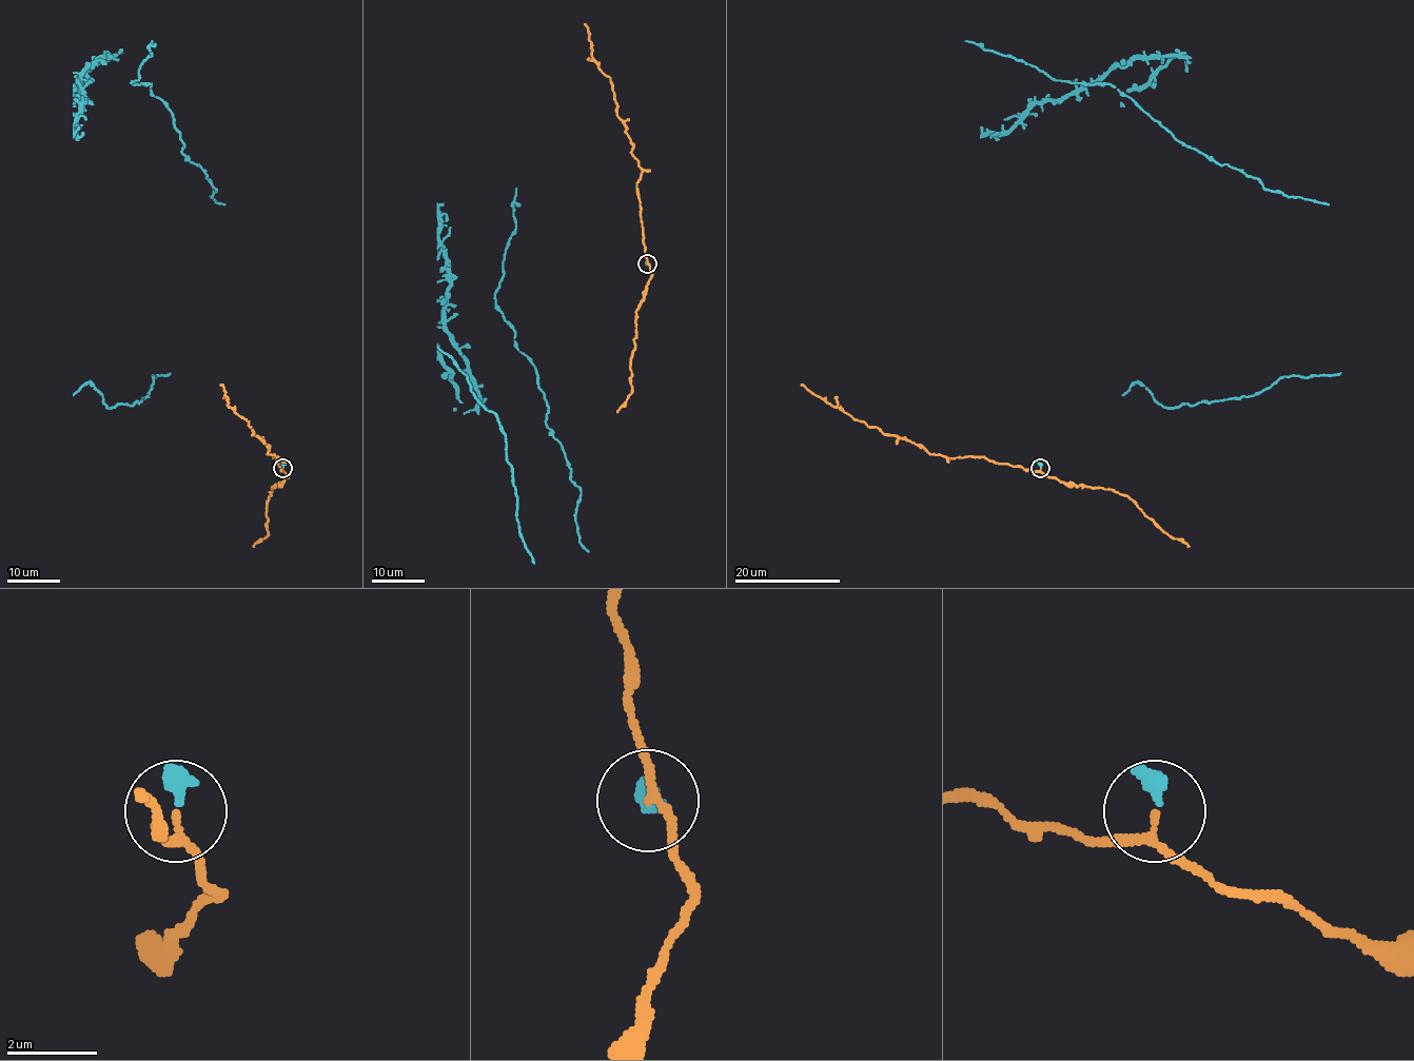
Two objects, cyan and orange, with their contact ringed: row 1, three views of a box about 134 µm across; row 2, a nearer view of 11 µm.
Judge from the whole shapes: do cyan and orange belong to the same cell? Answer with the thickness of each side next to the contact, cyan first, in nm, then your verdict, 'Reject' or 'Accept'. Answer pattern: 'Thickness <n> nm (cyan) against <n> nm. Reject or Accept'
Thickness 360 nm (cyan) against 140 nm. Accept

